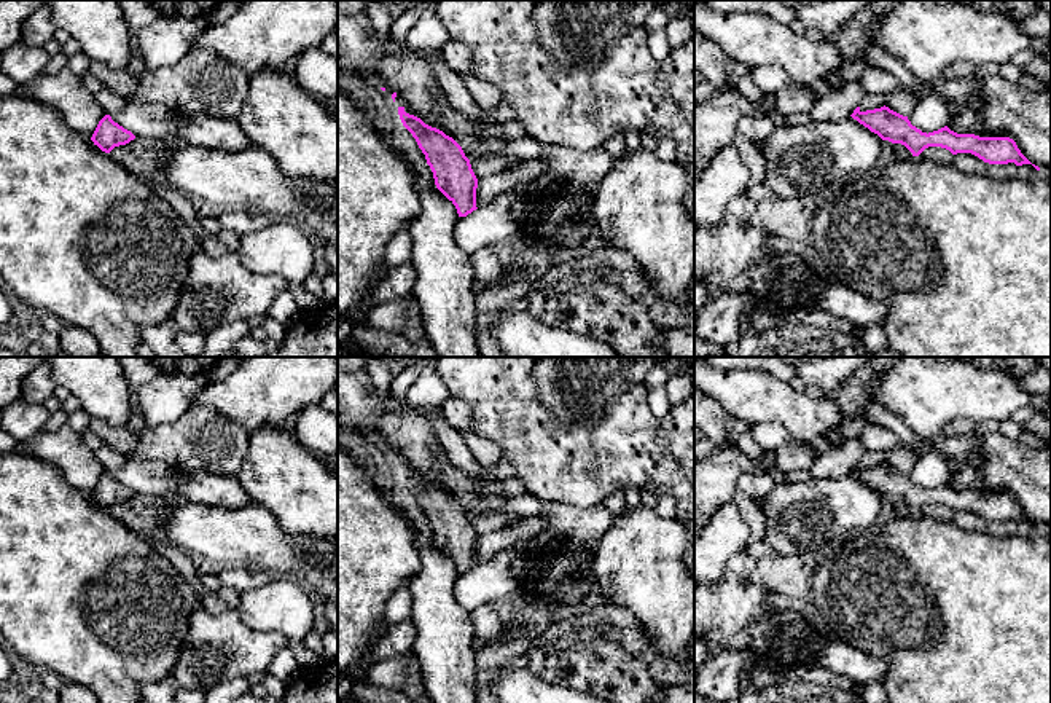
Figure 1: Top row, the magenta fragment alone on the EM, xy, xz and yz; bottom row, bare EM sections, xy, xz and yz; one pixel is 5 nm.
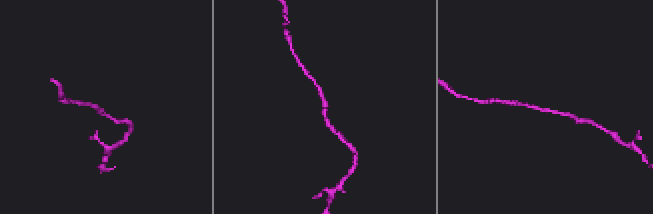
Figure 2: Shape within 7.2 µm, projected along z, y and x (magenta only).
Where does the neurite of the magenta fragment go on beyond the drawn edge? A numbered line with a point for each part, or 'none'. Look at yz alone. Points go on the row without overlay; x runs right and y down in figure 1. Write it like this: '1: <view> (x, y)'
none

